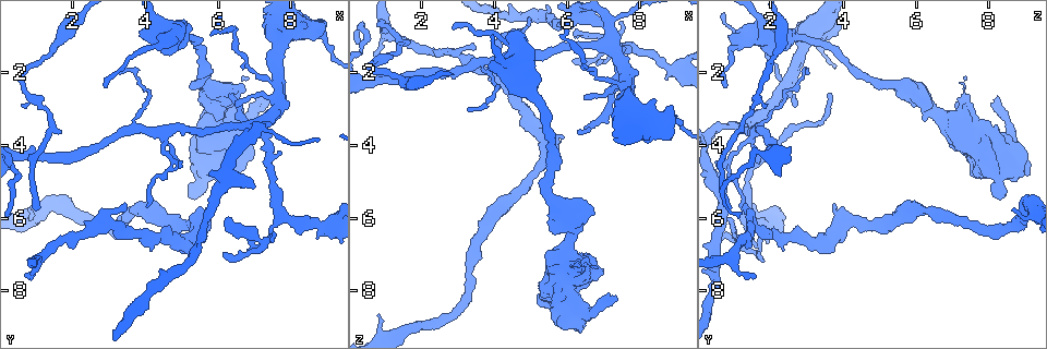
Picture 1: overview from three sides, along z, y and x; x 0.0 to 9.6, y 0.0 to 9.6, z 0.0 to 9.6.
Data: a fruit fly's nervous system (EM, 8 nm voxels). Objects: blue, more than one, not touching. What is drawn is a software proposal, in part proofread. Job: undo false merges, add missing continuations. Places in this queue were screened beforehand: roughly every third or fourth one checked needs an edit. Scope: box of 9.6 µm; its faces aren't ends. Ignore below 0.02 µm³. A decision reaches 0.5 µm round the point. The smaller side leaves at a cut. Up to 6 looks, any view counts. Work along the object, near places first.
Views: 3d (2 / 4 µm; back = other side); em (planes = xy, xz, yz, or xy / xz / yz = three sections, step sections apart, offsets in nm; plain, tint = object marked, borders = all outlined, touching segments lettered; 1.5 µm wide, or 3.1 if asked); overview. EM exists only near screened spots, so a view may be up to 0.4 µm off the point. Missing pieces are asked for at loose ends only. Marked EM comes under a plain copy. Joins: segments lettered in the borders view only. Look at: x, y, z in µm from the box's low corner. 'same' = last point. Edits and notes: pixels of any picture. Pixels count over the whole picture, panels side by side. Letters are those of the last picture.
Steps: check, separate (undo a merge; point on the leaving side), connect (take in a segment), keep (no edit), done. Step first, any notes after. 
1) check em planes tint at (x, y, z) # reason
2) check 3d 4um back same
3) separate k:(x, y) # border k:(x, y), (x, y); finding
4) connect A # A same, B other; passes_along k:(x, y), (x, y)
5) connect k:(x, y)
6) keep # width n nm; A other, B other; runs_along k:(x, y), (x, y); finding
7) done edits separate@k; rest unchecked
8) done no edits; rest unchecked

check 3d 4um at (8.75, 6.20, 1.85) # three-way junction

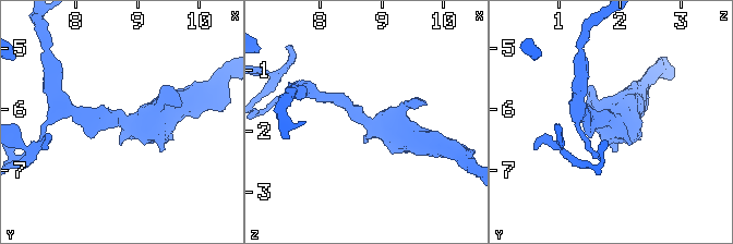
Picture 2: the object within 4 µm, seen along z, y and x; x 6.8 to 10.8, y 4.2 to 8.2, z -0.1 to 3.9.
check em xy step 8 borders at (8.80, 6.15, 1.85) # arms 3; arm_widths 180, 200, 420 nm

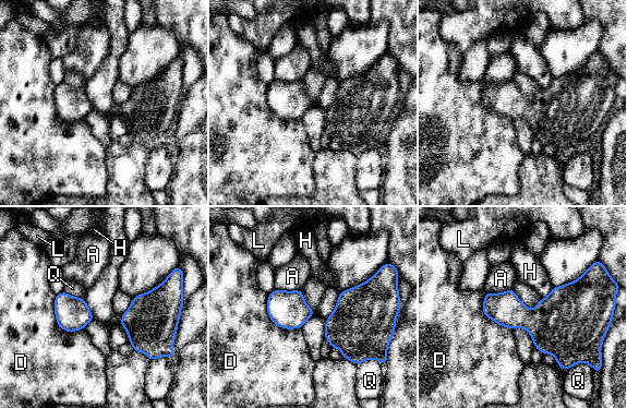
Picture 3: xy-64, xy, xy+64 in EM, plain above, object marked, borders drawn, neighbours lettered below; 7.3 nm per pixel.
keep # longest_contact D 340 nm; A other, D other, H other, L other, Q other; continuous, no second cell

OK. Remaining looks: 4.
check em planes tint at (6.25, 2.60, 3.55) # thin end

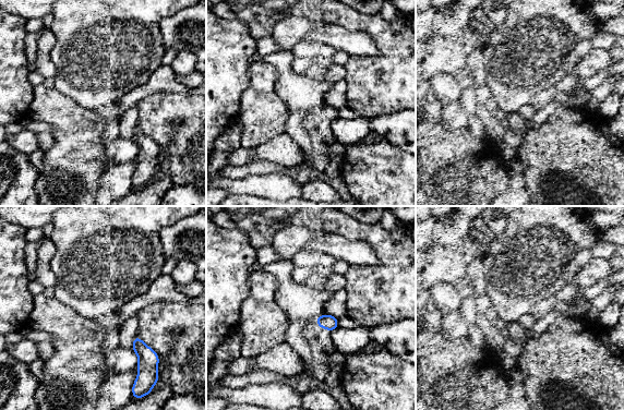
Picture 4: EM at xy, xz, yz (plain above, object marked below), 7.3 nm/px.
check em planes borders same # see the neighbours

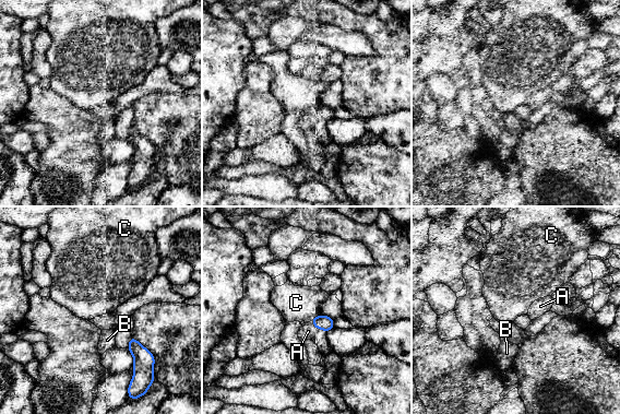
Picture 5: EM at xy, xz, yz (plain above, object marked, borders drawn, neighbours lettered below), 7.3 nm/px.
connect A # A same, B other, C other; the cell continues

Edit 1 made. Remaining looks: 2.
check overview

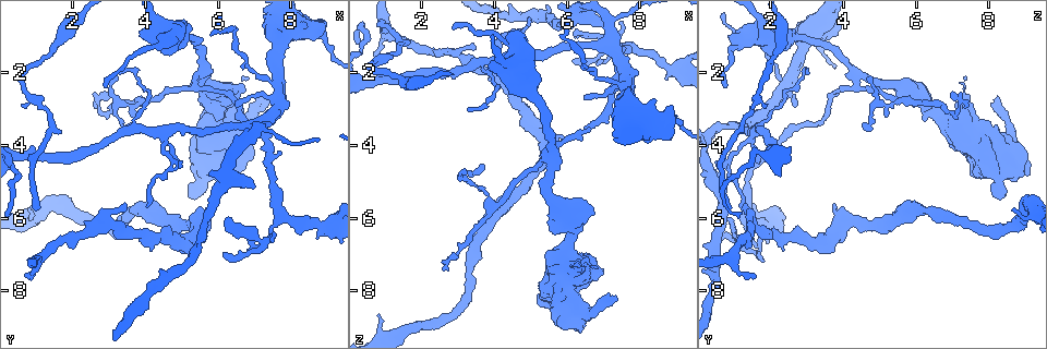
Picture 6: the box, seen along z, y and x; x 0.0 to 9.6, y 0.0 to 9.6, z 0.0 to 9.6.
check em planes borders at (2.90, 2.35, 0.80) # thin end

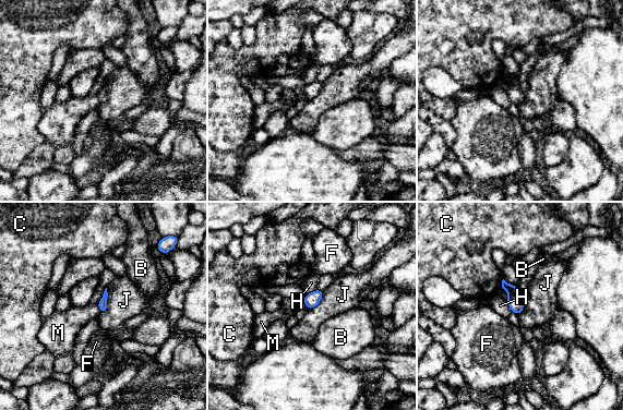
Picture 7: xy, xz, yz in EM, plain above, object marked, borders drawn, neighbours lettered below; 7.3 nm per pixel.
connect M # B other, C other, F other, H other, J other, M same; passes_along 7:(102, 304), (98, 308), (69, 323); it goes on there

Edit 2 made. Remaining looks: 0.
done edits connect@5, connect@7; rest unchecked

